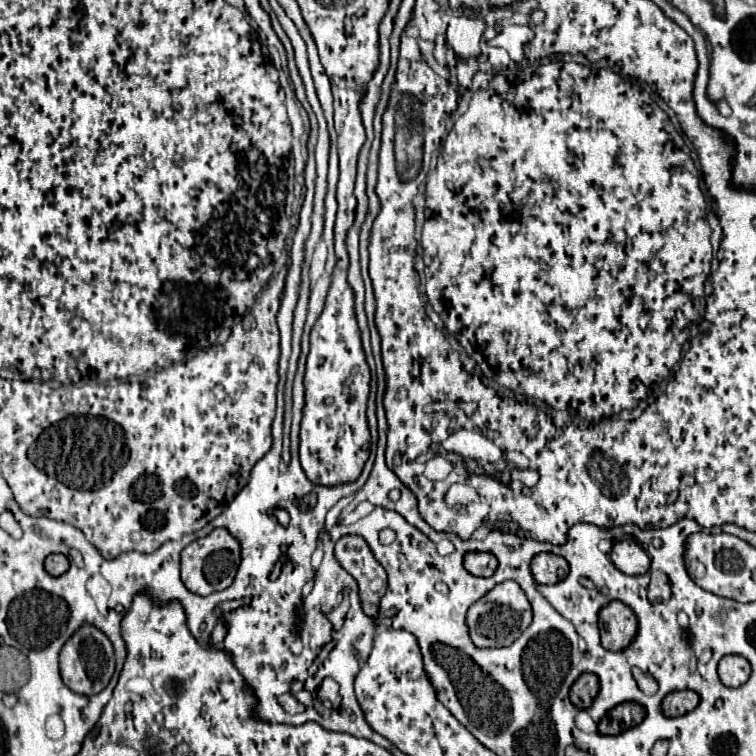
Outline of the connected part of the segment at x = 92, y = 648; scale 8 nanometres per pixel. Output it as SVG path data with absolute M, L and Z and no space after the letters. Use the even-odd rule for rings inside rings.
M83 624L61 648L59 652L59 668L61 668L61 678L67 688L71 688L77 694L99 694L107 682L113 676L115 670L115 652L111 640L95 626Z

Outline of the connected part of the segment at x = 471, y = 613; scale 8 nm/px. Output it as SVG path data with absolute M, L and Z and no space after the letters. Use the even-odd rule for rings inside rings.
M505 580L497 584L493 590L489 590L483 598L479 598L471 608L467 610L467 626L471 642L477 648L503 648L511 646L523 630L531 624L531 604L521 590L521 586L513 580Z

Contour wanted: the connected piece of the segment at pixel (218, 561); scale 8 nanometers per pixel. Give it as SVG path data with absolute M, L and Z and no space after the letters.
M215 528L211 534L205 538L199 538L191 542L183 552L181 552L181 576L185 586L201 596L207 596L217 590L225 590L231 586L237 568L241 564L241 544L227 528Z

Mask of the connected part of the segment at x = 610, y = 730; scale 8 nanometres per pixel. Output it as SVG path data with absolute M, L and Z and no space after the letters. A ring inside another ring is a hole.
M623 702L605 714L605 718L599 722L597 730L599 730L599 734L621 734L621 732L637 726L639 722L643 722L643 718L645 718L645 708L641 704Z

